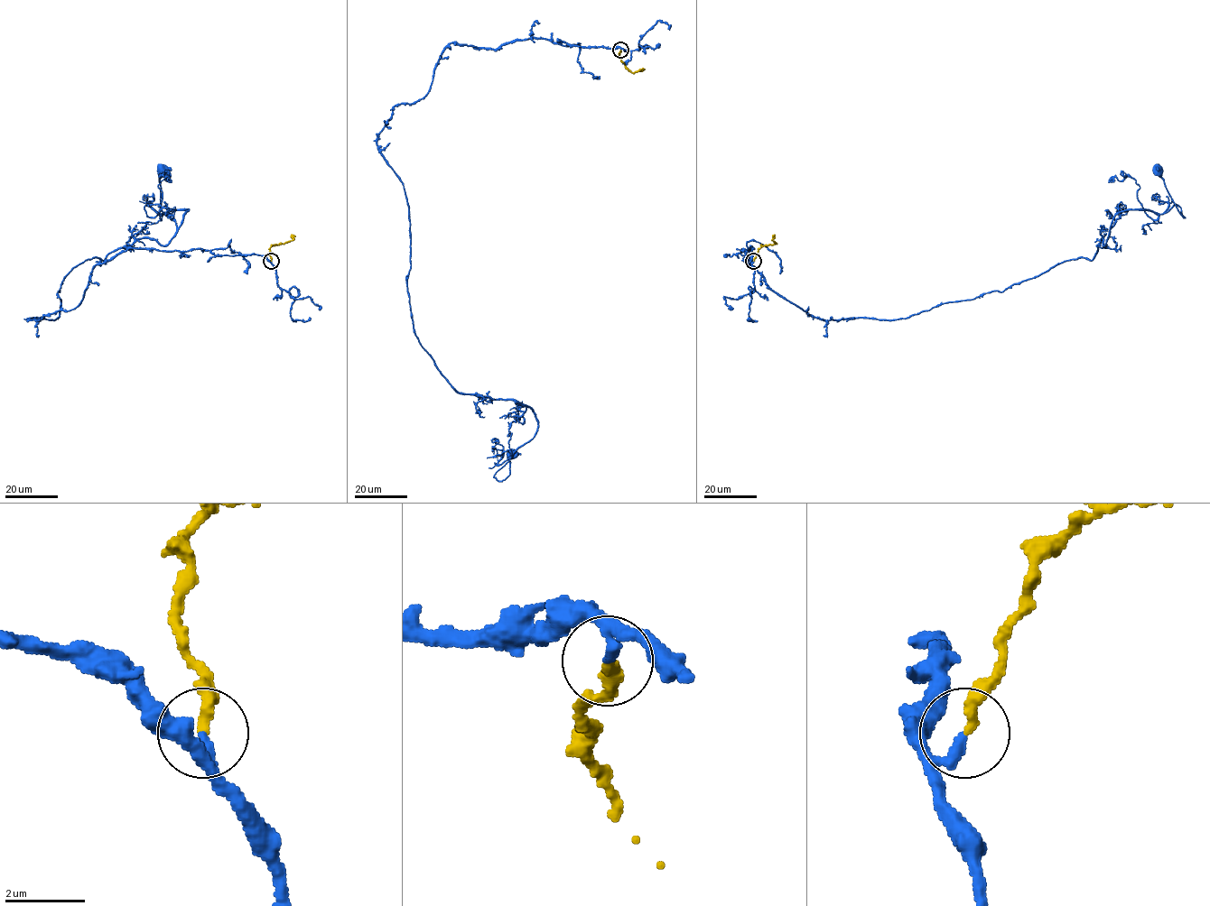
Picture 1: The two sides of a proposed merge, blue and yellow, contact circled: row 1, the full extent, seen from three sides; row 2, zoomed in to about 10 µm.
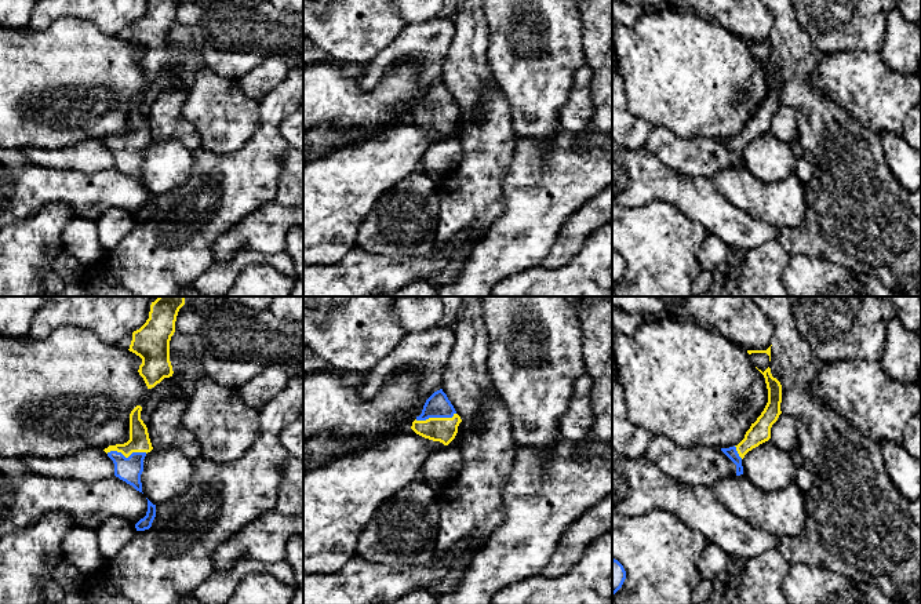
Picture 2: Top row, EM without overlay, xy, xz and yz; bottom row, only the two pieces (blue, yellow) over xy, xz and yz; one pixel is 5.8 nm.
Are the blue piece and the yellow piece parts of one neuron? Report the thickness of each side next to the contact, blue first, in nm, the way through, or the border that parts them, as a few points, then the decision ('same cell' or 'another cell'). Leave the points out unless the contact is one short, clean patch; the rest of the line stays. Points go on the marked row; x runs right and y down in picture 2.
140 nm thick on the blue side, 140 nm on the other; runs through xz (437, 406), (434, 417), (439, 429); same cell

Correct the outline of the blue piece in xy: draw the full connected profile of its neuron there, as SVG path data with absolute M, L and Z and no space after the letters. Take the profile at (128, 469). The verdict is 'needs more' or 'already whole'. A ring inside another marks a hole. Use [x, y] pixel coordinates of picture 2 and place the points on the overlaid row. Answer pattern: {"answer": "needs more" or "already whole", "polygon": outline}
{"answer": "needs more", "polygon": "M136 405L130 414L130 440L103 450L114 463L114 476L139 492L142 492L143 459L153 450L141 411L142 407Z"}

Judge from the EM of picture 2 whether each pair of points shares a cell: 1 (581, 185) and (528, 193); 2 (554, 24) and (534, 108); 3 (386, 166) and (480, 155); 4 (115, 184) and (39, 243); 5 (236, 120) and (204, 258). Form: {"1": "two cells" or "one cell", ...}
{"1": "one cell", "2": "one cell", "3": "two cells", "4": "two cells", "5": "two cells"}

